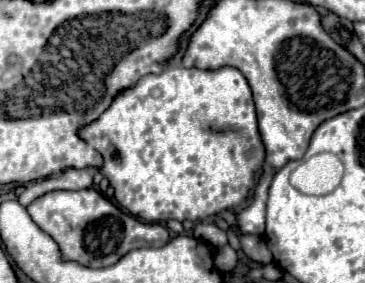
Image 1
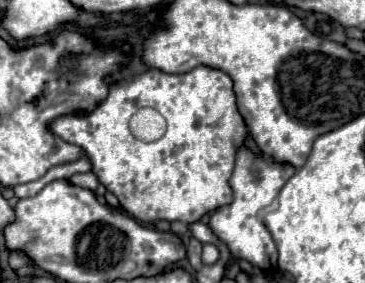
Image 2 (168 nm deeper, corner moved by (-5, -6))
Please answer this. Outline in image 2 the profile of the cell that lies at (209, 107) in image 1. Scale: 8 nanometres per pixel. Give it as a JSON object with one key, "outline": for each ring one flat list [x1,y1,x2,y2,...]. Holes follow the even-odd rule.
{"outline":[[195,67,189,73,165,73,149,69,143,75,119,81,111,85,111,91,105,101,89,115,75,113,57,117,51,125,51,131,67,143,75,143,85,149,87,157,93,161,93,173,97,179,119,199,121,207,141,223,153,225,157,221,183,221,195,223,203,215,223,207,233,201,233,191,229,187,229,177,235,167,237,151,251,137,249,127,239,113,237,95,233,91,233,79,225,71,215,67],[141,107,153,107,167,119,167,131,157,141,139,141,129,129,129,119]]}

